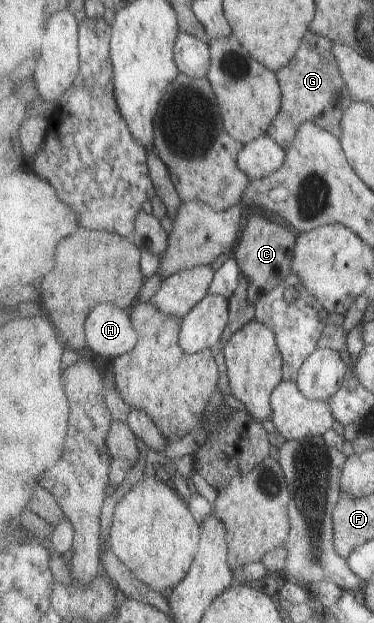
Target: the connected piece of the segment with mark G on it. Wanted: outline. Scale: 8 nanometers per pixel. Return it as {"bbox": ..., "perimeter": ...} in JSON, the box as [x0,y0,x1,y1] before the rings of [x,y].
{"bbox":[270,29,355,151],"perimeter":[[[311,29],[295,60],[278,72],[278,78],[284,90],[285,103],[278,119],[270,128],[270,135],[288,151],[293,148],[301,127],[309,121],[320,124],[339,138],[345,136],[343,120],[351,106],[355,104],[355,100],[345,80],[341,62],[334,52],[334,46],[337,45],[338,43],[332,38]]]}

